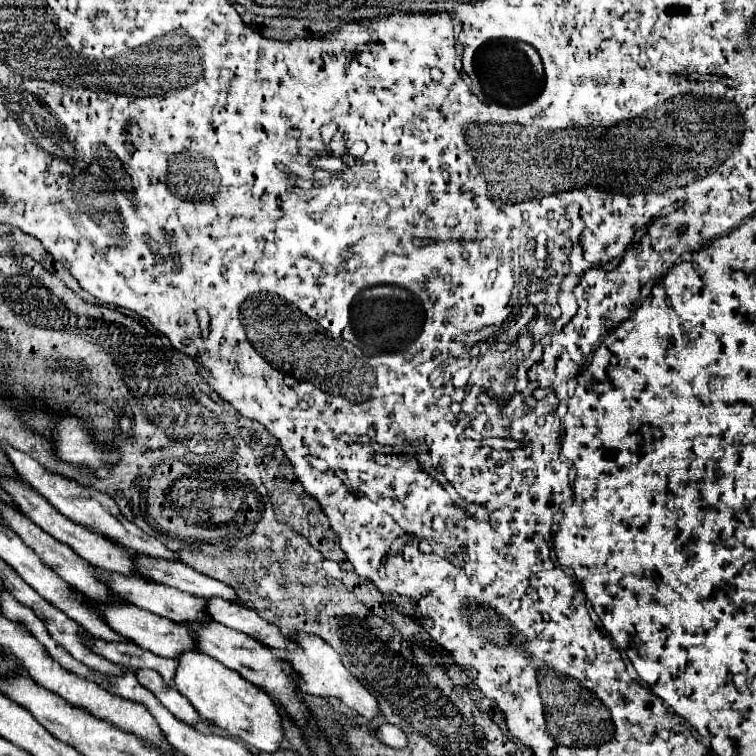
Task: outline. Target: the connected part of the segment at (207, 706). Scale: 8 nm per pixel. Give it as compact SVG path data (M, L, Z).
M203 652L181 654L175 674L175 688L189 698L189 702L205 720L227 730L245 744L261 752L277 752L277 748L283 748L283 718L273 698L255 684L249 684L239 672L225 668L211 656L205 656Z

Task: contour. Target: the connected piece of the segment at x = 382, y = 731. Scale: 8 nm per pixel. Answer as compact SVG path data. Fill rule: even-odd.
M379 724L375 730L375 736L389 748L395 748L395 750L407 748L405 732L401 732L401 728L397 728L393 724Z

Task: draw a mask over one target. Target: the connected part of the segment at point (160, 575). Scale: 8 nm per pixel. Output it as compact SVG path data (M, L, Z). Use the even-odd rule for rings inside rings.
M137 554L137 566L141 568L141 574L149 576L151 580L177 588L181 592L189 592L199 598L223 598L223 600L237 602L237 596L229 584L209 578L187 564L157 560L151 556Z

